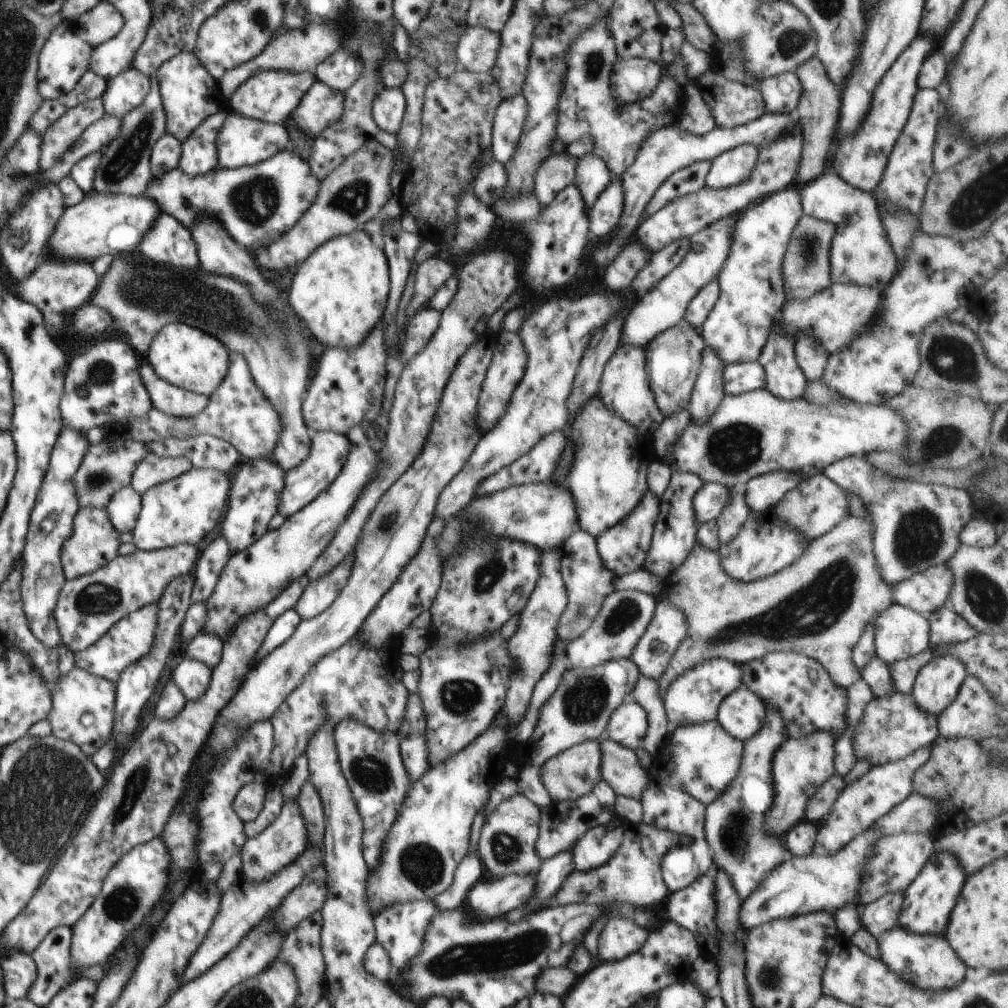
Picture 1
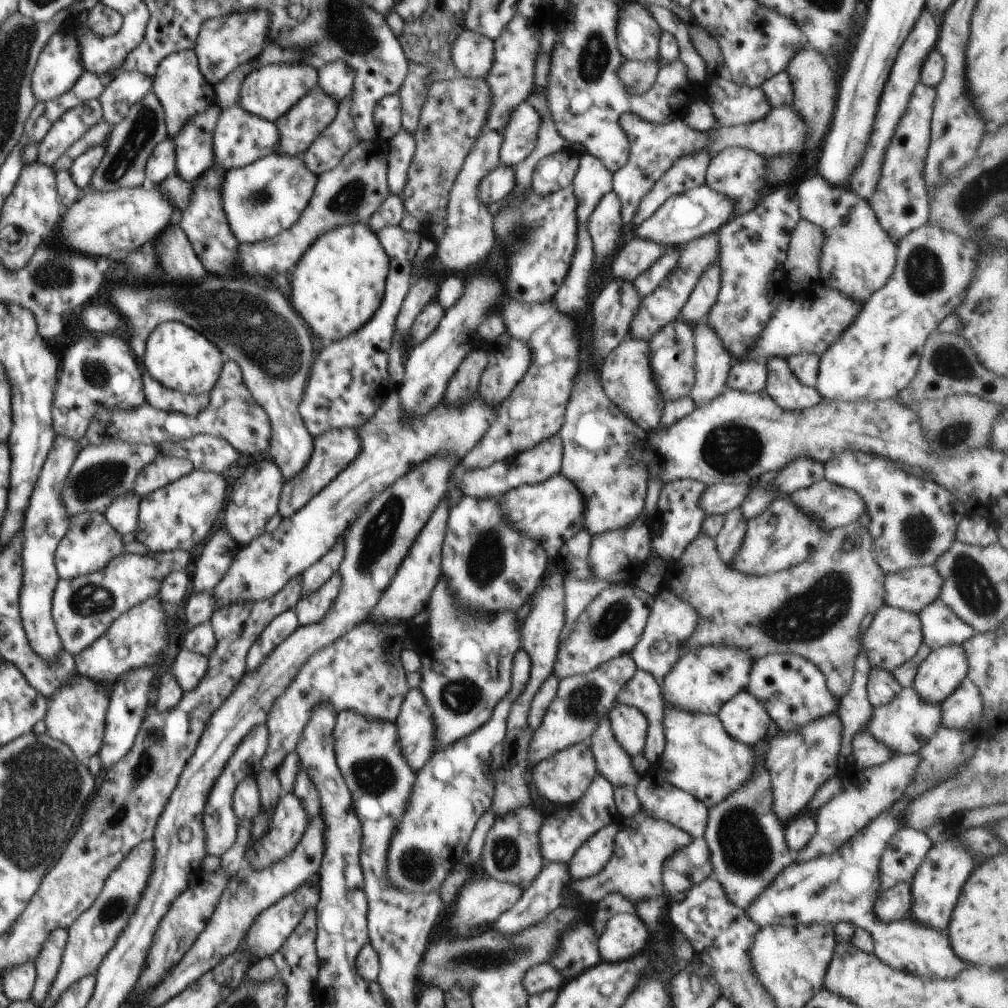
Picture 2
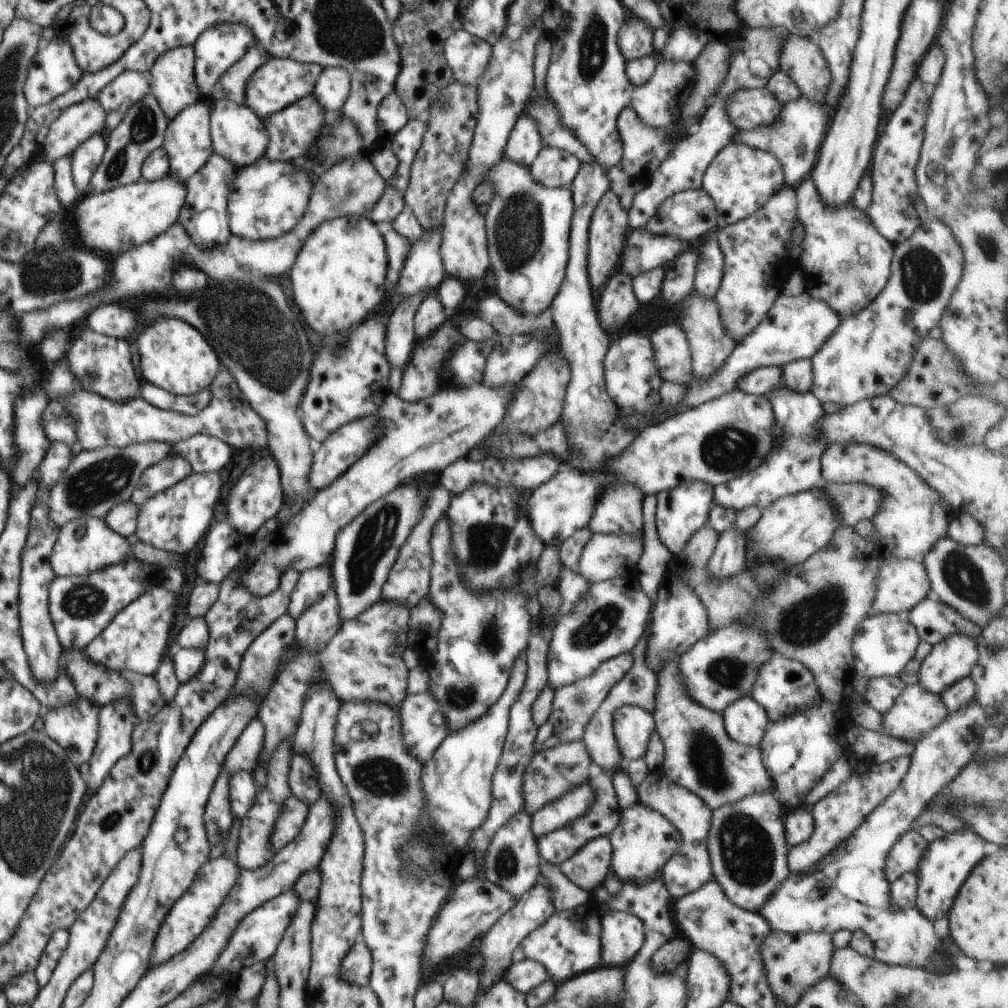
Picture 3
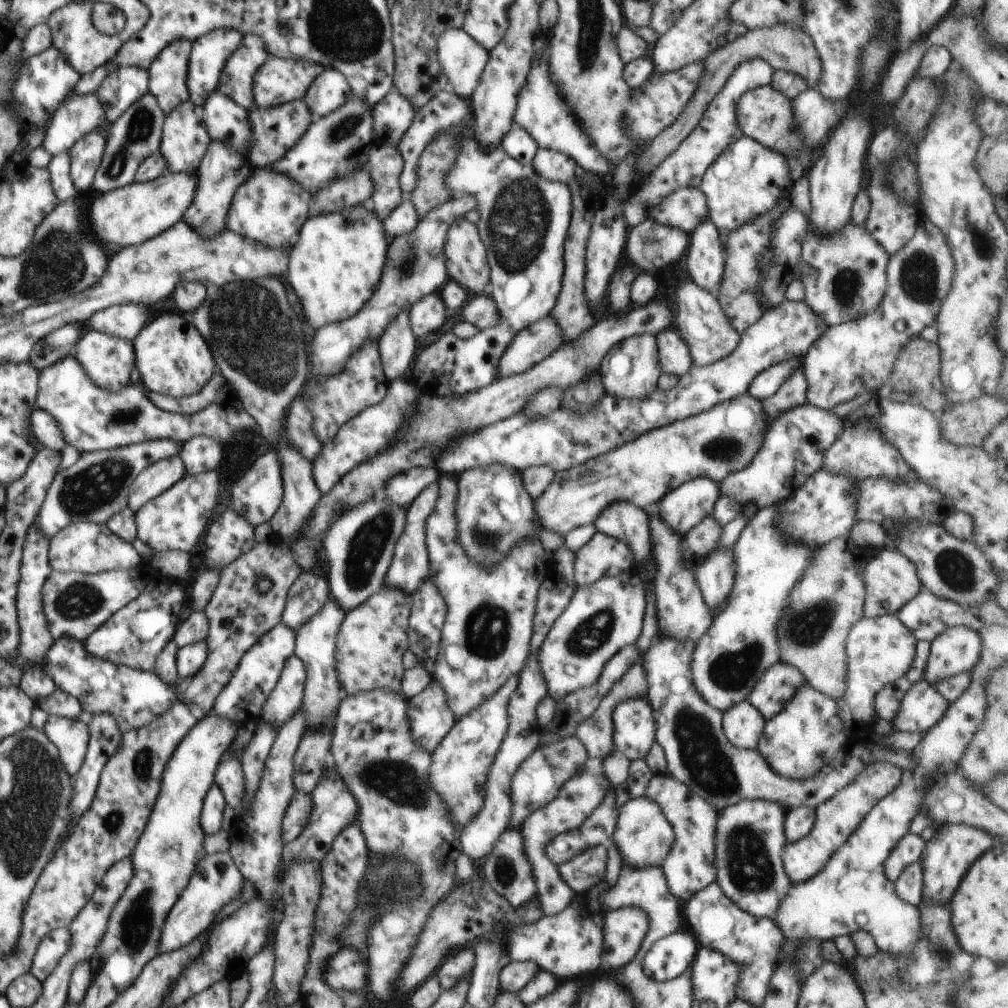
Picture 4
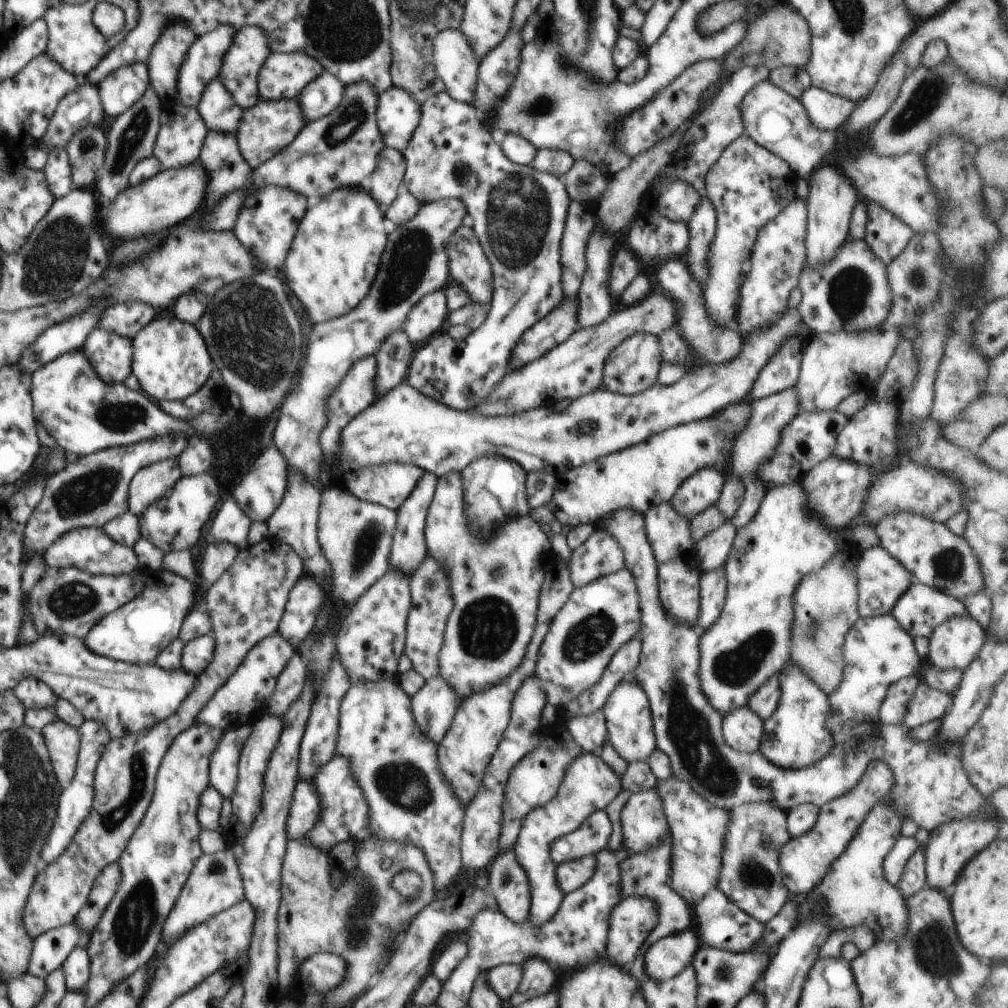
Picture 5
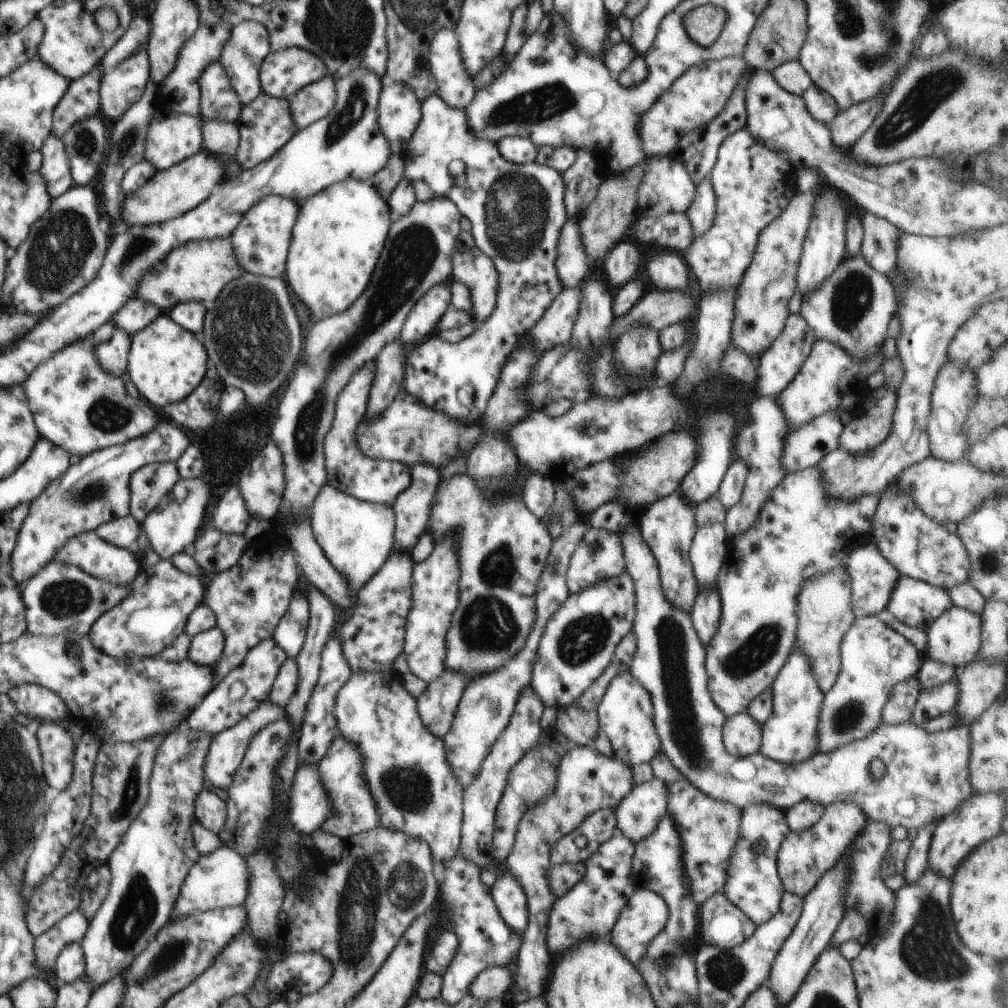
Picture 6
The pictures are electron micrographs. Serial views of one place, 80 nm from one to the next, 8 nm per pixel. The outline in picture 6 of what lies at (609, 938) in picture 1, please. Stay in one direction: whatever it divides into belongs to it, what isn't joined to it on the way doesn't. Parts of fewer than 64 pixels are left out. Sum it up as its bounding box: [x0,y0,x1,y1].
[612,889,669,964]

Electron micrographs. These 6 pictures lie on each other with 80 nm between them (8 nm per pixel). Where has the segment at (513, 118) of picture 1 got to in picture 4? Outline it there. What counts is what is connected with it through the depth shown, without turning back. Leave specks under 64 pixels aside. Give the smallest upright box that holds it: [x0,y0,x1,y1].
[500,124,539,167]

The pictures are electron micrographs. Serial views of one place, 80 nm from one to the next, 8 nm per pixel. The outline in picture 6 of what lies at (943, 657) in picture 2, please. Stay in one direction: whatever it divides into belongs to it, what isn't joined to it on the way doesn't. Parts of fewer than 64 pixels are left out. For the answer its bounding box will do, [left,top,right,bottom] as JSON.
[925,607,982,670]

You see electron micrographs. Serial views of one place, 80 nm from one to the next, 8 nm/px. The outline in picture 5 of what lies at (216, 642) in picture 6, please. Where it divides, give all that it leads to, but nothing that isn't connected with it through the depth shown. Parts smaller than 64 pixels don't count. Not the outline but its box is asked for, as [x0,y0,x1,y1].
[181,634,214,675]

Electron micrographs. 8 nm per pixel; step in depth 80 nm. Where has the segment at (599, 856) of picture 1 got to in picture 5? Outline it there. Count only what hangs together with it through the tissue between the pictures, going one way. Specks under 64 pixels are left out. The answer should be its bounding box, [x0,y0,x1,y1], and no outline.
[556,854,597,892]

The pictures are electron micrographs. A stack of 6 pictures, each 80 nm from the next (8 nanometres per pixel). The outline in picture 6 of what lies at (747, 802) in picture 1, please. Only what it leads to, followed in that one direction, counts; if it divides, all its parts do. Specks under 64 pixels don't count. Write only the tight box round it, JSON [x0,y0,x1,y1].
[723,803,790,926]

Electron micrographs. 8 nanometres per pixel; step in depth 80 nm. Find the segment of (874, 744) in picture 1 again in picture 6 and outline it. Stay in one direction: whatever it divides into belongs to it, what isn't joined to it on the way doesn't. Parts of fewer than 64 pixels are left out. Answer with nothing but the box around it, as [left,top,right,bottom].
[910,678,958,726]

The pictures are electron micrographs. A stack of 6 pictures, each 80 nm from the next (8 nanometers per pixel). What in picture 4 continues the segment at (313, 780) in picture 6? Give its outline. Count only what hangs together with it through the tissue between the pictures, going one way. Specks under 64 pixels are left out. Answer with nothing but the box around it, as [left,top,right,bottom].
[281,791,313,844]

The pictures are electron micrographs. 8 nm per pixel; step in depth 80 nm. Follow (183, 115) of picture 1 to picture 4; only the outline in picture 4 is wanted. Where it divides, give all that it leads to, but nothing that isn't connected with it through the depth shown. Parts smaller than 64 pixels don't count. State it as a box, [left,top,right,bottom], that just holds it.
[149,39,192,116]

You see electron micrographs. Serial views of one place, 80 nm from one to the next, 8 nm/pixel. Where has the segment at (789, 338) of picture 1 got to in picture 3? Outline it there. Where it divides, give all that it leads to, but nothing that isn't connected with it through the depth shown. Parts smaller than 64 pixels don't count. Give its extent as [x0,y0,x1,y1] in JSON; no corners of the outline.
[713,378,826,512]

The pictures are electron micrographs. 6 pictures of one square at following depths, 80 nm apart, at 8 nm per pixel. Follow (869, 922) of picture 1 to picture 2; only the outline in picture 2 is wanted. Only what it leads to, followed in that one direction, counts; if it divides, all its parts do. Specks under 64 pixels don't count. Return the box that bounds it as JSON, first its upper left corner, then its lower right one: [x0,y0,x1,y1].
[875,883,911,923]

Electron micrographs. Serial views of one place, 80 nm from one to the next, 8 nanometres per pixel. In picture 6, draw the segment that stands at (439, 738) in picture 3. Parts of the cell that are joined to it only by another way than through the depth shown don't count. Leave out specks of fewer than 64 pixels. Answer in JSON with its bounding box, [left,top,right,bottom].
[415,670,467,739]

